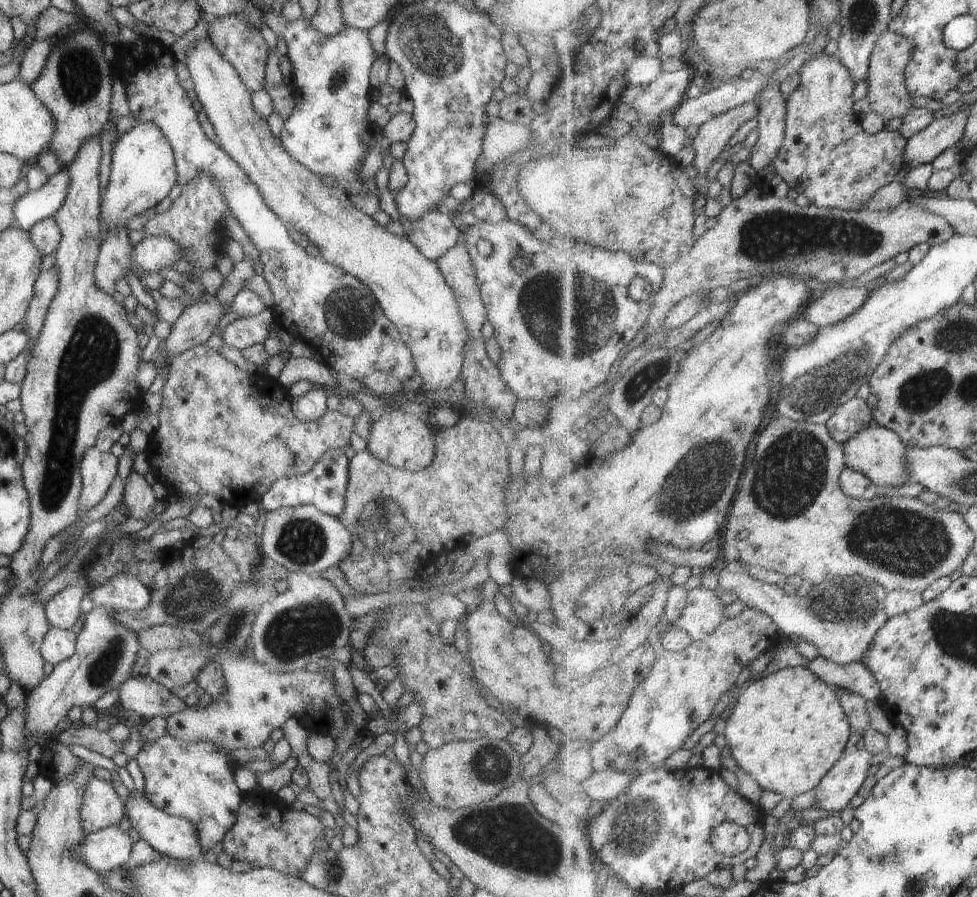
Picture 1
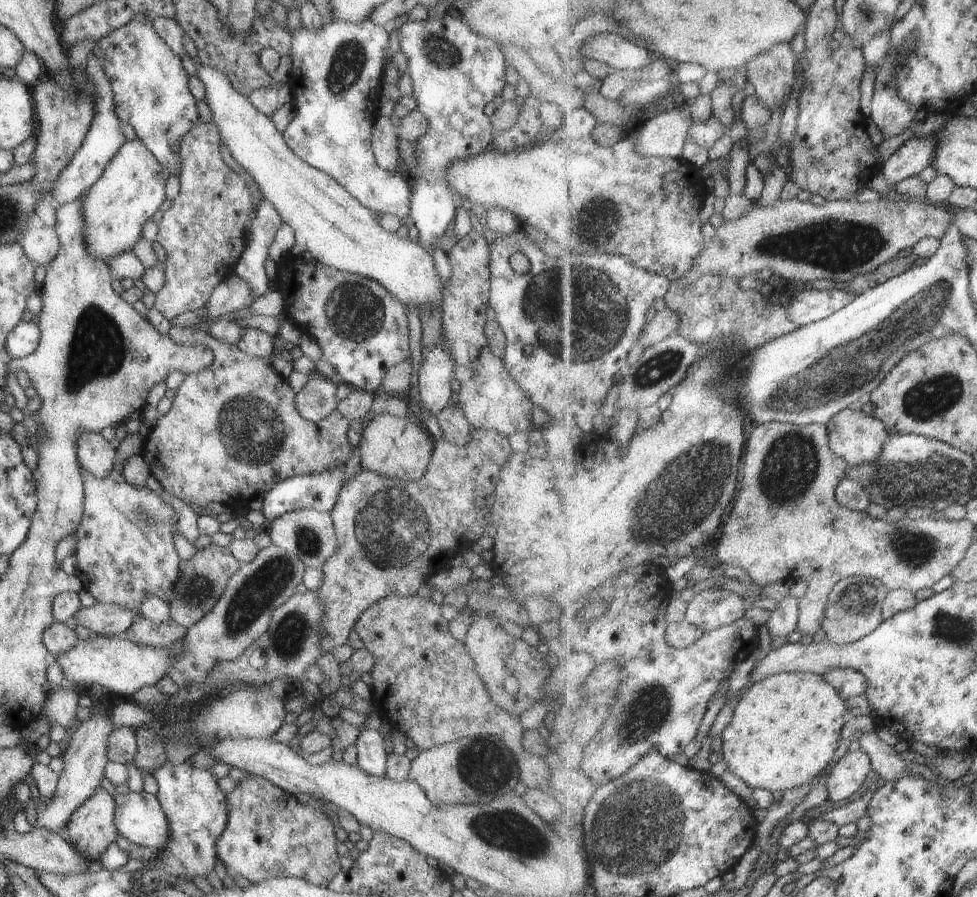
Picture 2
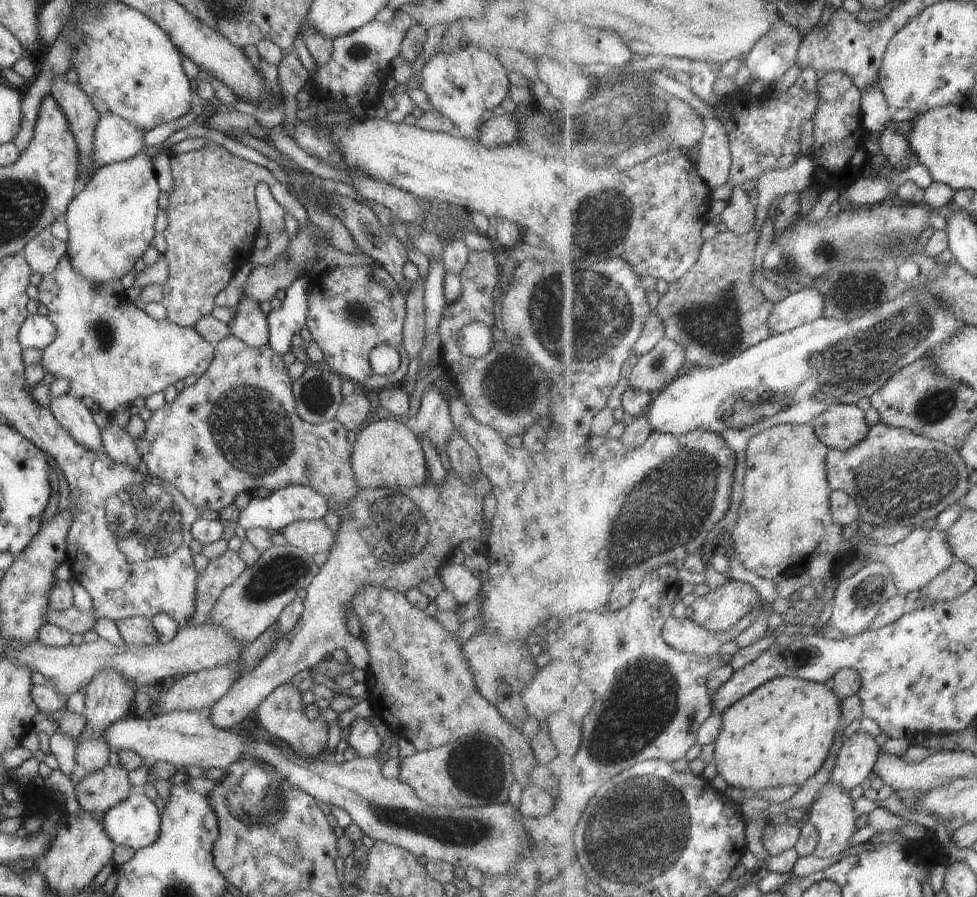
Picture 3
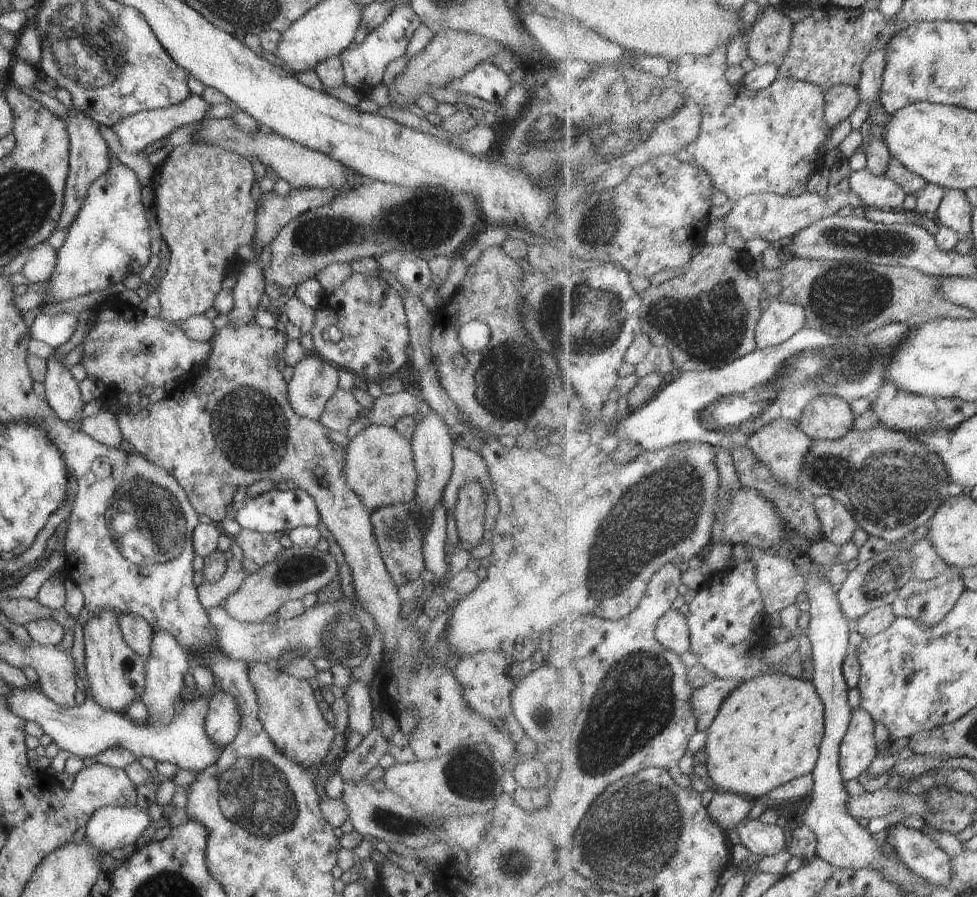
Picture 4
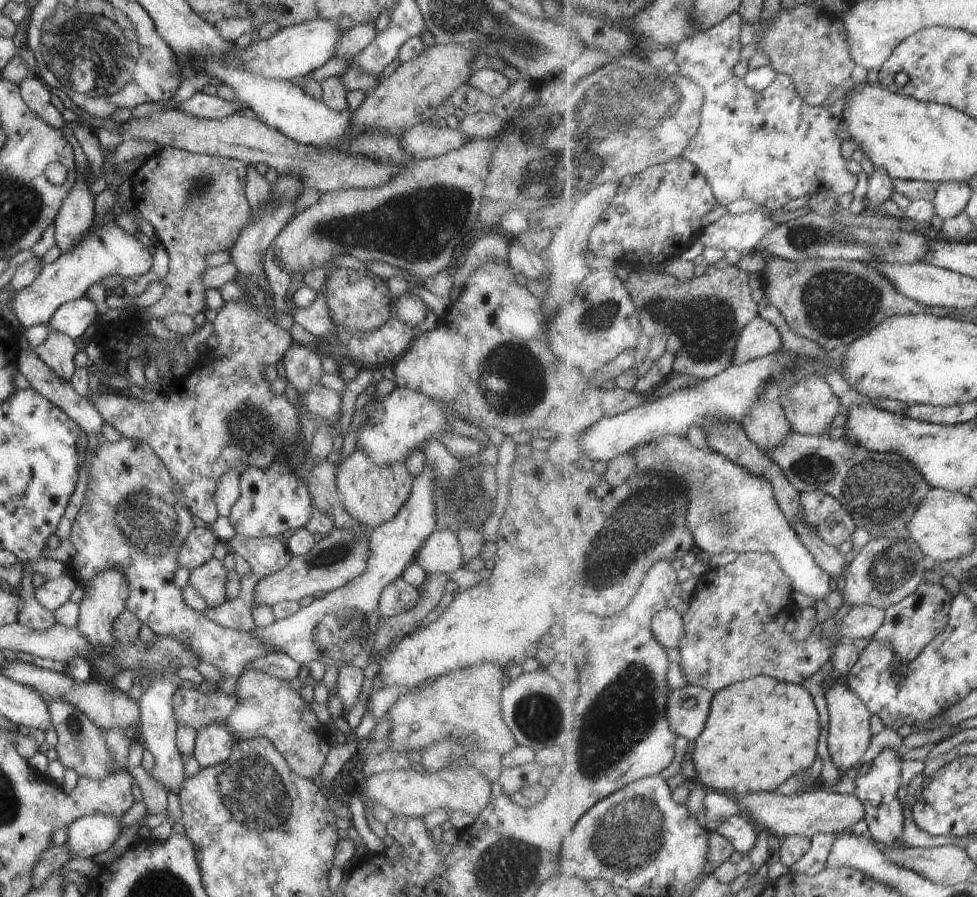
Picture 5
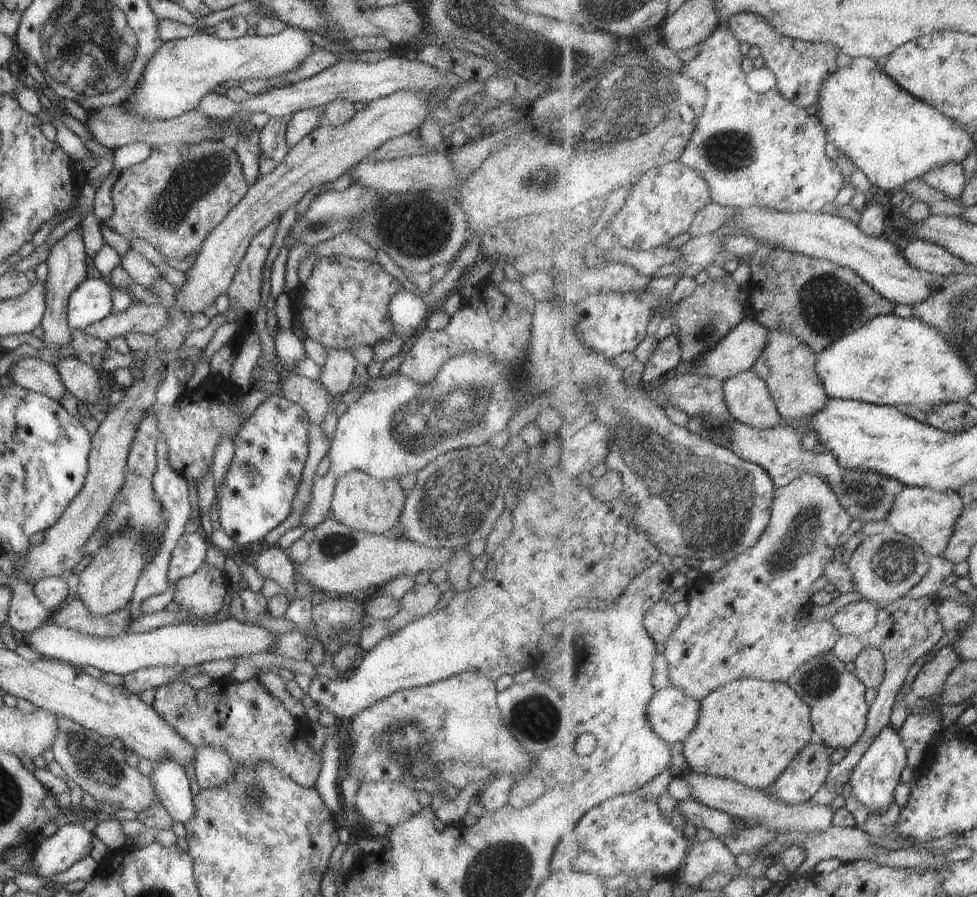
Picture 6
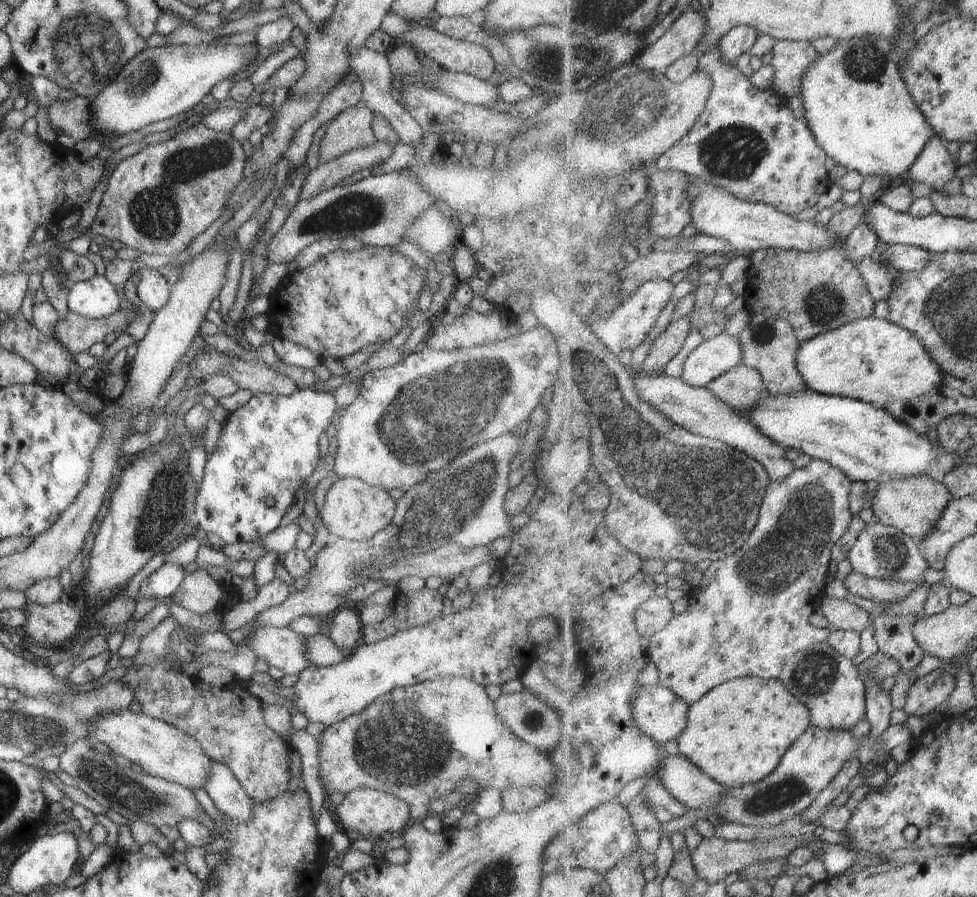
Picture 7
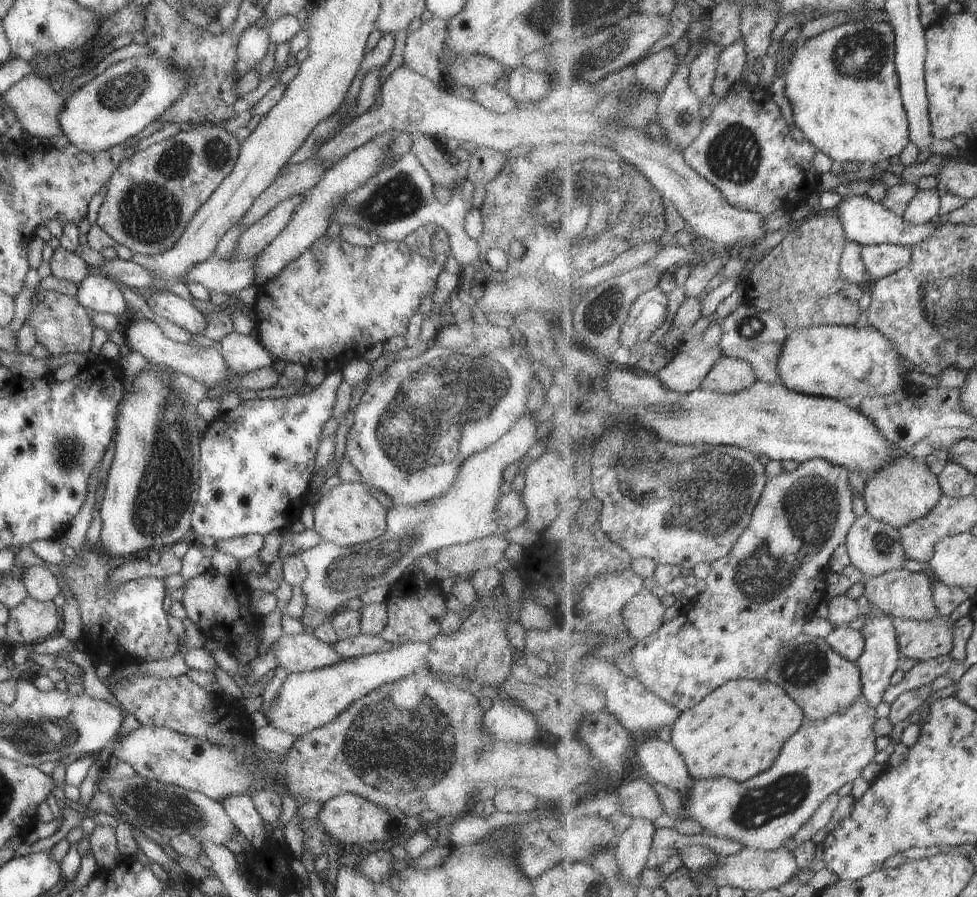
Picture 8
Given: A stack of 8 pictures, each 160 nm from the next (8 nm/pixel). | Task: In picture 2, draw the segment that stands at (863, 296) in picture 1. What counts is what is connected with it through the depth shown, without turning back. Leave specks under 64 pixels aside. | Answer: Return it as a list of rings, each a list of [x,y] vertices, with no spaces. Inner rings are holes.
[[[799,286],[787,308],[788,315],[798,327],[802,327],[835,314],[851,304],[855,297],[856,294],[845,289],[816,290]]]

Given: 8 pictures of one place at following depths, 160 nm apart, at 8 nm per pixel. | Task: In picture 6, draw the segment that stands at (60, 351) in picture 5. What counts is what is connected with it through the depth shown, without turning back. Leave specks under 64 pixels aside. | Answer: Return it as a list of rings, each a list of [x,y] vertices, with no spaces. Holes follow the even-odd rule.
[[[71,229],[60,240],[57,240],[50,248],[48,257],[45,260],[48,271],[44,280],[44,313],[40,320],[40,326],[43,330],[41,340],[46,345],[45,348],[59,348],[67,346],[71,341],[69,334],[69,325],[66,321],[66,306],[68,296],[86,279],[85,268],[85,250],[83,250],[83,242],[81,241],[81,231],[77,232]]]

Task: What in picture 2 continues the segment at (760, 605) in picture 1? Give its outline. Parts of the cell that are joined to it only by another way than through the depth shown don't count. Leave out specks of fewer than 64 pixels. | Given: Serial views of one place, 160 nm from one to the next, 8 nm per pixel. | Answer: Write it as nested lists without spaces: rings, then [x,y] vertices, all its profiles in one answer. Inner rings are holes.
[[[847,577],[836,583],[829,595],[822,630],[826,640],[836,645],[846,645],[857,642],[871,634],[884,621],[882,604],[888,595],[888,586],[873,577]]]

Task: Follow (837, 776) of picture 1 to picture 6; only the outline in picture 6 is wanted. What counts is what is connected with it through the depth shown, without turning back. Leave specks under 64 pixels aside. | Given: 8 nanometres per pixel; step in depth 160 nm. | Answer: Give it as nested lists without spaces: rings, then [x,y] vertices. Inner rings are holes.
[[[833,651],[824,652],[796,670],[787,682],[812,708],[814,732],[831,749],[849,750],[864,735],[868,726],[870,706],[865,702],[867,687],[855,672],[845,668],[845,663]]]

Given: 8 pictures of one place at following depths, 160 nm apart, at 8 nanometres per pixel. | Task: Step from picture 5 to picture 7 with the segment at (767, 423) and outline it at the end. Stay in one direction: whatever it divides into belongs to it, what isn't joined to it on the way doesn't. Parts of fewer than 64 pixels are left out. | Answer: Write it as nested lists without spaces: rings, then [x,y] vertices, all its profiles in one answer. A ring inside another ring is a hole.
[[[744,363],[713,380],[708,388],[717,398],[741,414],[753,409],[763,398],[763,392],[768,390],[762,375]]]

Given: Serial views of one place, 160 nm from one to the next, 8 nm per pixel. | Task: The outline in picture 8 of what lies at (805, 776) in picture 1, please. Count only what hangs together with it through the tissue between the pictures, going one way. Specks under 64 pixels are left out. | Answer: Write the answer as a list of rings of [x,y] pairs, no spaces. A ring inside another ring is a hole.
[[[759,679],[730,680],[711,692],[697,706],[679,715],[671,728],[670,742],[684,756],[688,772],[693,778],[703,780],[729,777],[745,782],[773,766],[773,762],[781,754],[783,744],[800,730],[805,718],[804,709],[780,685]]]

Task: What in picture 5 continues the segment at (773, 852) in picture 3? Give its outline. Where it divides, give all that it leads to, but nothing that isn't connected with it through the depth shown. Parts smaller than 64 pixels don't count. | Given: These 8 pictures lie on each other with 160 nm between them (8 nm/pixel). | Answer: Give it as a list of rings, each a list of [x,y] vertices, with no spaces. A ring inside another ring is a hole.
[[[736,814],[721,819],[717,823],[716,831],[733,843],[738,854],[751,854],[751,848],[757,842],[757,830],[753,826],[753,820],[747,814]]]

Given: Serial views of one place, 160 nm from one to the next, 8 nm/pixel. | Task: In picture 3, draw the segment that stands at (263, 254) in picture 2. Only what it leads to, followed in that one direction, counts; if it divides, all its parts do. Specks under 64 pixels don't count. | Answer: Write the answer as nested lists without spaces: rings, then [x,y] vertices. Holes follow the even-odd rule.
[[[263,181],[255,185],[254,199],[258,208],[259,232],[264,232],[266,238],[271,240],[284,228],[284,209],[273,199],[267,184]]]

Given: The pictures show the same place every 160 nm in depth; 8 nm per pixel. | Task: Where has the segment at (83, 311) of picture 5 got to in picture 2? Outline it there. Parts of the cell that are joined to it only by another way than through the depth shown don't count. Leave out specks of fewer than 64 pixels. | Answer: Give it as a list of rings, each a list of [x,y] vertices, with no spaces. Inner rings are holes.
[[[19,321],[5,339],[5,350],[11,359],[20,359],[37,348],[39,327],[32,321]]]

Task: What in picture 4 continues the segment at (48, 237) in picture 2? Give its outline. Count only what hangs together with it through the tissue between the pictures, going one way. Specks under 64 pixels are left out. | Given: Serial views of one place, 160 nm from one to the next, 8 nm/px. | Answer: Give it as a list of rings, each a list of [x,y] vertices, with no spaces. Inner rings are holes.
[[[45,241],[31,249],[19,273],[29,284],[46,282],[55,262],[56,252]]]

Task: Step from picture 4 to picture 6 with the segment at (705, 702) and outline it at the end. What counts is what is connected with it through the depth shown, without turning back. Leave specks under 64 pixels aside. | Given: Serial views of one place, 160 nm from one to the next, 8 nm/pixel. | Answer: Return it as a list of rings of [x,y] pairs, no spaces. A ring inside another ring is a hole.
[[[671,684],[653,695],[647,708],[648,719],[665,742],[683,744],[700,719],[700,702]]]

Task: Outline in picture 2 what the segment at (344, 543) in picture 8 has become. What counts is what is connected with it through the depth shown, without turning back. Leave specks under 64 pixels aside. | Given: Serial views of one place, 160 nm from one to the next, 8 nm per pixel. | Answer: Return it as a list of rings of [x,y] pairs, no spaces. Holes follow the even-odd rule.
[[[376,414],[364,426],[358,443],[360,466],[365,471],[376,472],[403,482],[419,480],[426,471],[433,454],[433,439],[420,424],[408,417]]]

